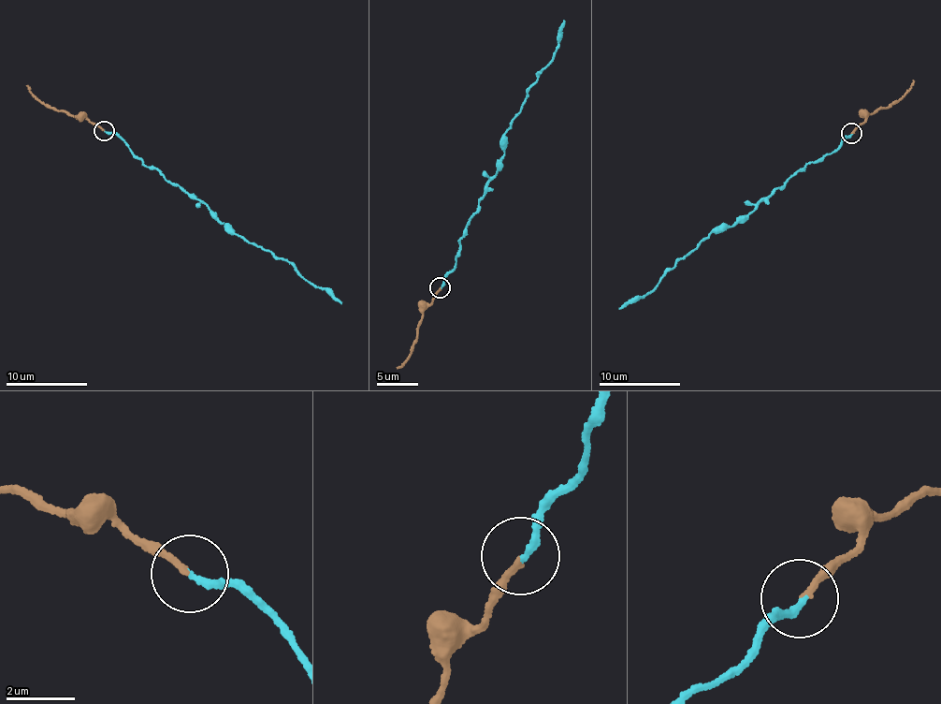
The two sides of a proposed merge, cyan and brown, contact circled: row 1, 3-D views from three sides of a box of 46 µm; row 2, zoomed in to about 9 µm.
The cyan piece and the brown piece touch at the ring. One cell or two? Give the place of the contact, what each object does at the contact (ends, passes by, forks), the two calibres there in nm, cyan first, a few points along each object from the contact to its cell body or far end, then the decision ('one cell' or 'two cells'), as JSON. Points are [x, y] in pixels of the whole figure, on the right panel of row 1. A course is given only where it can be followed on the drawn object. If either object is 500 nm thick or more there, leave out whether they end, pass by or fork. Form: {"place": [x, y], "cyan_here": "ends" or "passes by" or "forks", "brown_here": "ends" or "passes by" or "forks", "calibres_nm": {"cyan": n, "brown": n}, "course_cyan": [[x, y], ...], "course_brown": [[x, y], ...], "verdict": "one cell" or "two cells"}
{"place": [851, 133], "cyan_here": "ends", "brown_here": "ends", "calibres_nm": {"cyan": 200, "brown": 170}, "course_cyan": [[850, 133], [836, 151], [795, 171], [750, 213], [712, 233], [666, 269], [654, 288], [620, 309]], "course_brown": [[850, 133], [868, 114], [904, 97], [914, 80]], "verdict": "one cell"}

